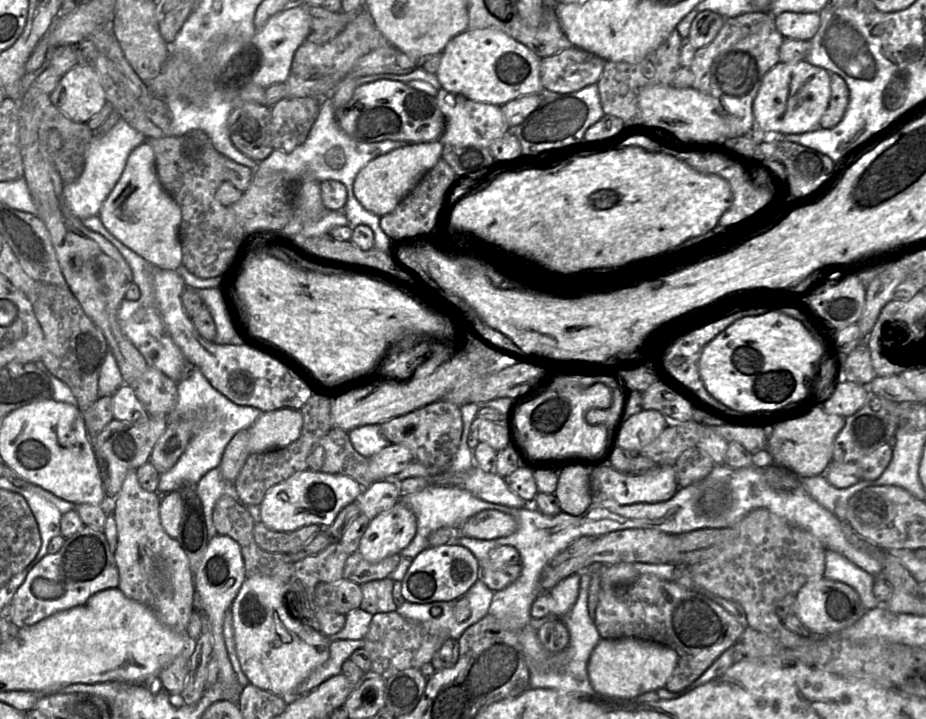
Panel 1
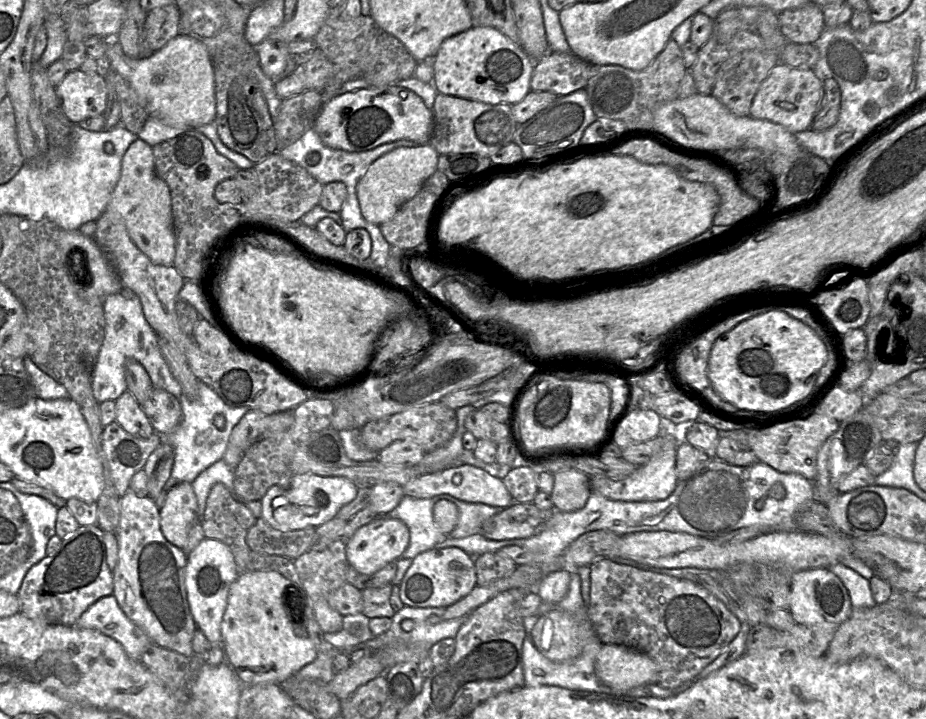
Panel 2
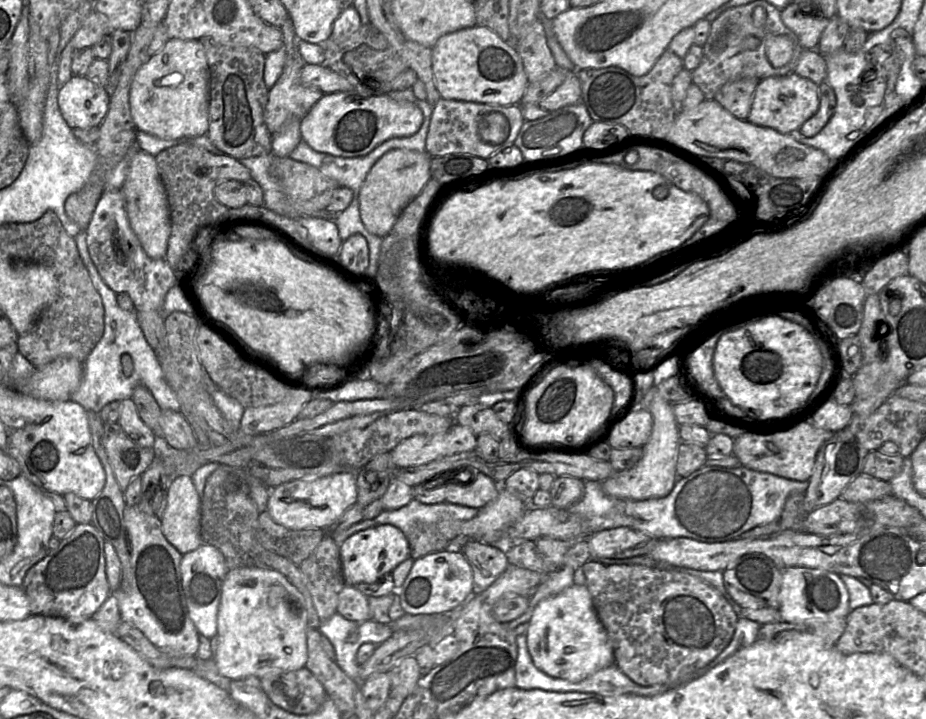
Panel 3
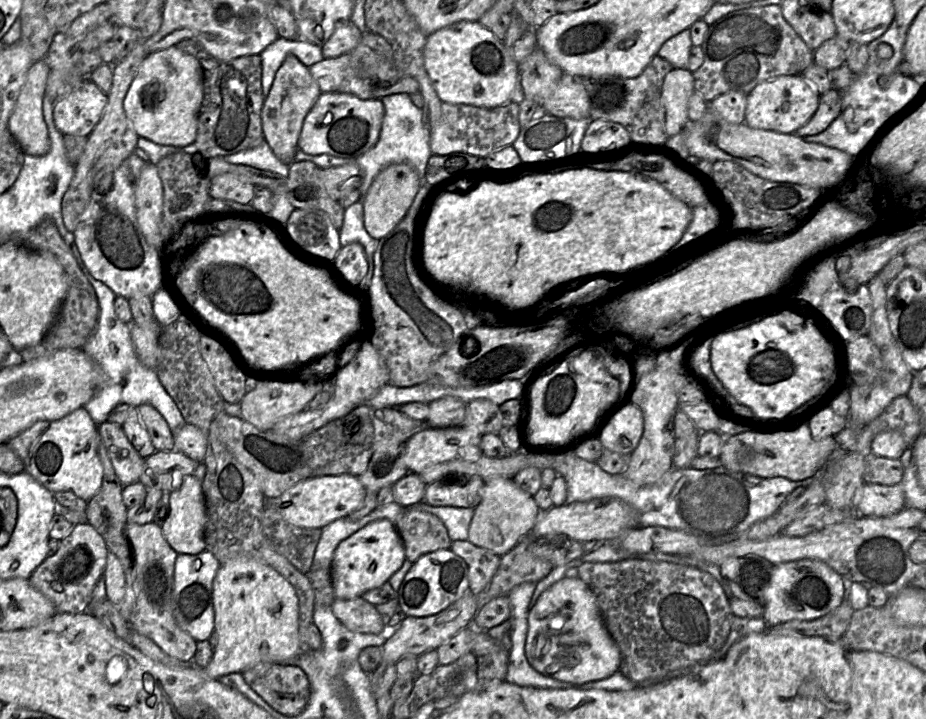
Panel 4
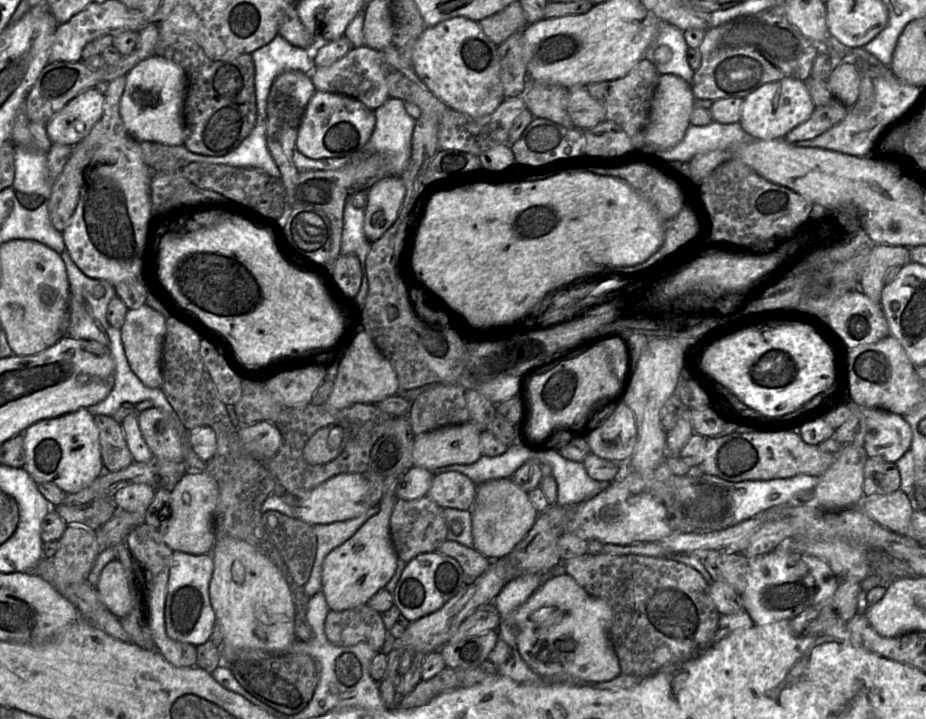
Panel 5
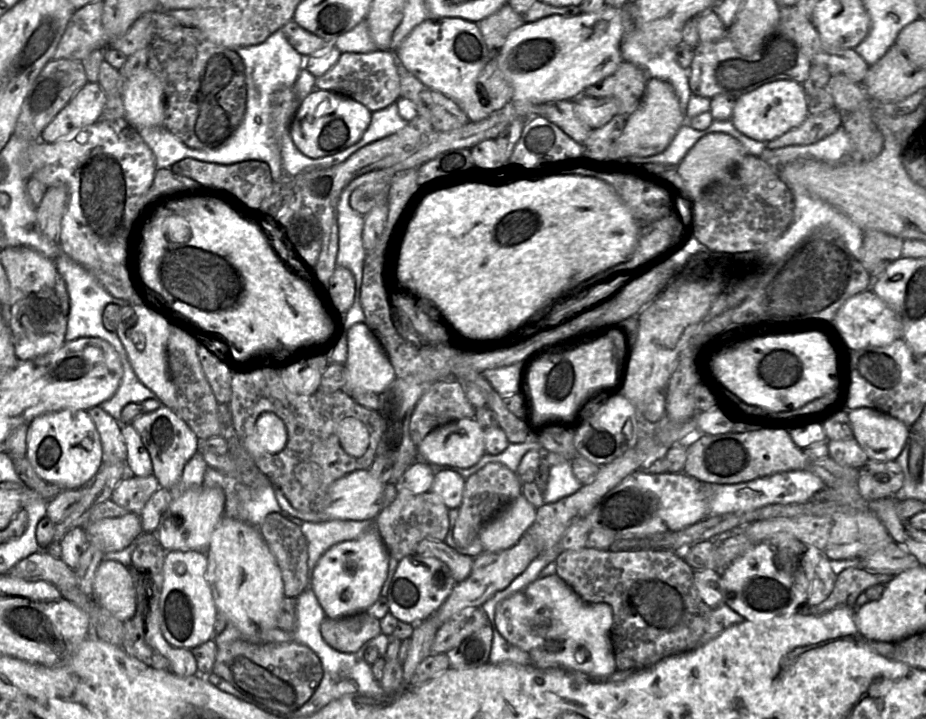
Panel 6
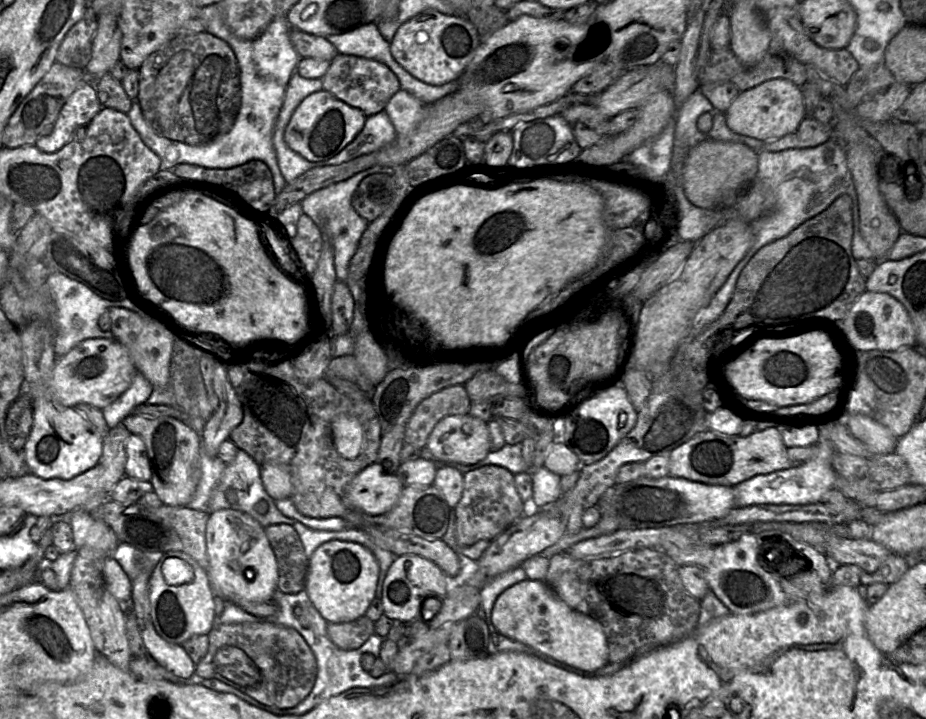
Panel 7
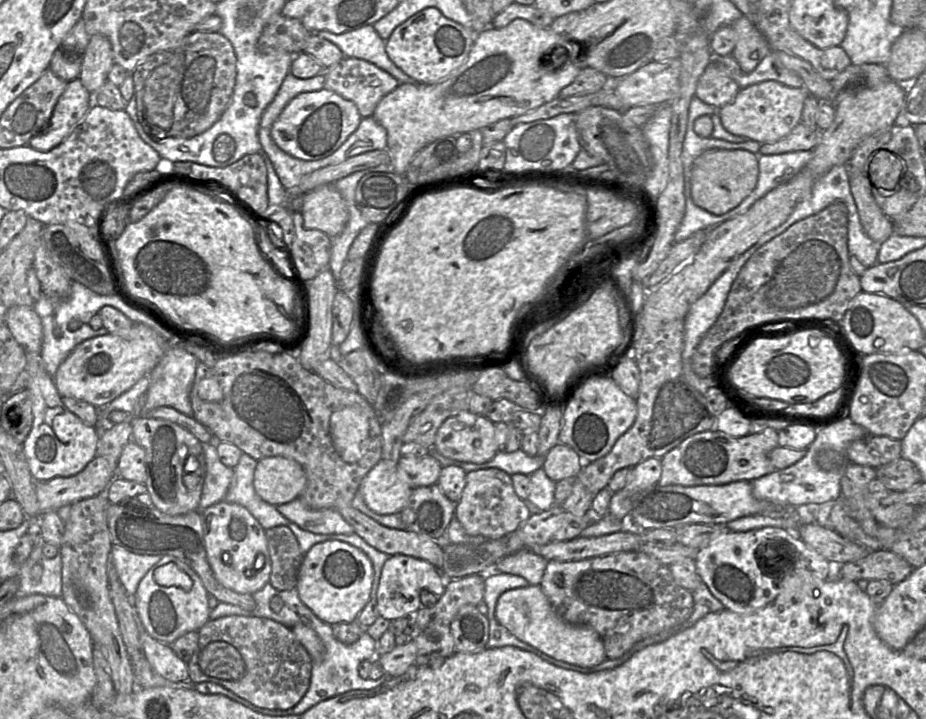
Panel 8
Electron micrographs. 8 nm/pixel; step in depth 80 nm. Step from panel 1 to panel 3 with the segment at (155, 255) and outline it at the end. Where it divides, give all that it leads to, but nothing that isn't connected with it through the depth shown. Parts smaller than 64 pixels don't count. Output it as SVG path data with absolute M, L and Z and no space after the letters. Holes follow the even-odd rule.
M138 150L130 161L122 194L132 230L145 253L153 259L165 259L170 236L170 214L165 186L161 180L155 157Z

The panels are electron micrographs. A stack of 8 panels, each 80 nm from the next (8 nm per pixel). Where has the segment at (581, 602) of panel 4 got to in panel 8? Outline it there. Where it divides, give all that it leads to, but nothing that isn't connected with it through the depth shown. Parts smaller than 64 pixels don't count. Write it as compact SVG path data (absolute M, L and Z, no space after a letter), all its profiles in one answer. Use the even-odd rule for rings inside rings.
M528 585L502 593L496 605L496 618L519 640L556 660L582 668L591 668L607 658L599 634L590 627L572 625L564 621L539 585Z

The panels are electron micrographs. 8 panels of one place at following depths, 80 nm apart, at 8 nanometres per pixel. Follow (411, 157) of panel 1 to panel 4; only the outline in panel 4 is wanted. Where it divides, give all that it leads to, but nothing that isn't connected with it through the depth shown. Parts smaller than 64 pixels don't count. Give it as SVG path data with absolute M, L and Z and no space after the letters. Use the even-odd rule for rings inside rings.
M392 164L373 180L364 201L364 227L368 234L380 240L389 234L406 215L421 187L421 177L408 164Z

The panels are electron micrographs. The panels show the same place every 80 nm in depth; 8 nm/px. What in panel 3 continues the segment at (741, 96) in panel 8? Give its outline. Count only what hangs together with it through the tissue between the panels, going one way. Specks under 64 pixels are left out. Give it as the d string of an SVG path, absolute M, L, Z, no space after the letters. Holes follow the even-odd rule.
M796 72L771 76L758 83L747 120L752 124L775 129L785 134L796 134L803 123L818 109L819 85Z

